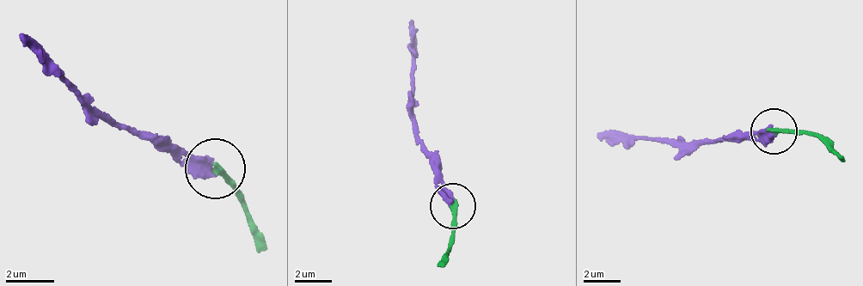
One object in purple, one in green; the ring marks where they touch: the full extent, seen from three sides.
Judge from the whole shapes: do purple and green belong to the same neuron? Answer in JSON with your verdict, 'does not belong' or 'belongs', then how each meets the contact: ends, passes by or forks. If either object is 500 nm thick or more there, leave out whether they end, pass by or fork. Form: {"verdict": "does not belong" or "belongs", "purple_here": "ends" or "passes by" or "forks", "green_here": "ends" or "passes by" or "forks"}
{"verdict": "belongs", "purple_here": "ends", "green_here": "ends"}

